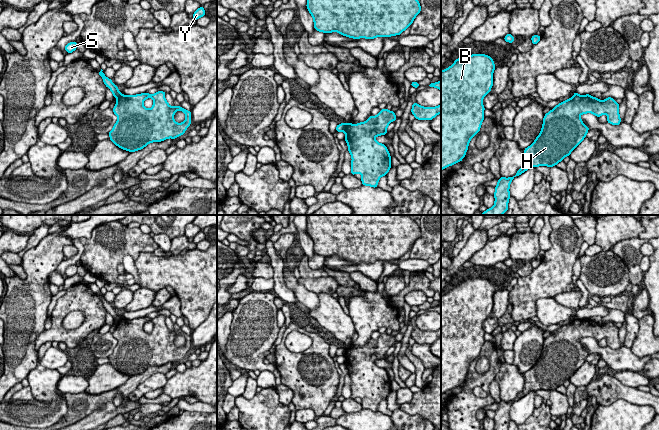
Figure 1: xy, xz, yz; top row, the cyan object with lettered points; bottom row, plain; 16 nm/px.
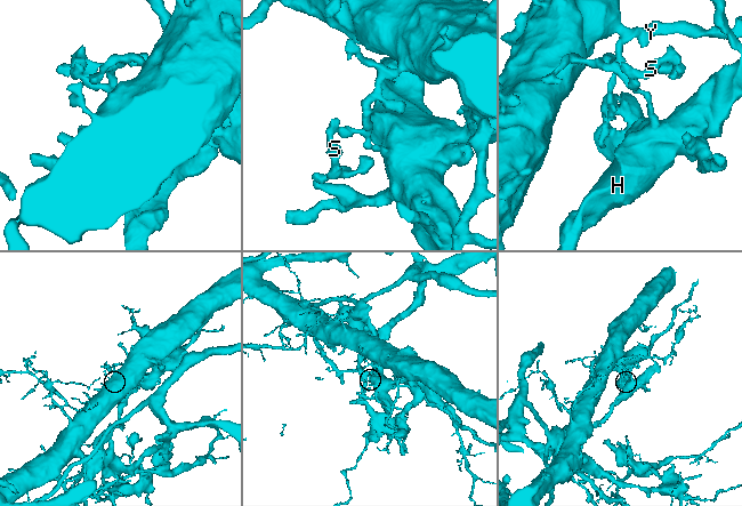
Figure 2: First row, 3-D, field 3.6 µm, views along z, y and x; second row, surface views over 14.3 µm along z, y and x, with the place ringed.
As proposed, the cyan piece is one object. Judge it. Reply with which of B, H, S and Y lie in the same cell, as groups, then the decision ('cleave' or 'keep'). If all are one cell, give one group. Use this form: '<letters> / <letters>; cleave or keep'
B S Y / H; cleave

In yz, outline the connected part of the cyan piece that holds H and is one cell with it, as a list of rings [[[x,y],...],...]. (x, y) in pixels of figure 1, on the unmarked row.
[[[574,319],[566,325],[561,326],[544,339],[542,353],[535,365],[527,372],[524,373],[525,386],[524,389],[517,395],[513,401],[502,401],[498,404],[495,411],[495,426],[494,430],[508,430],[510,422],[510,407],[516,401],[527,395],[531,391],[538,390],[556,390],[557,387],[563,385],[566,380],[583,365],[589,355],[588,350],[583,348],[580,342],[581,338],[592,337],[598,342],[603,338],[607,339],[607,346],[612,349],[619,349],[621,347],[619,339],[619,328],[614,325],[612,321],[605,324],[599,324],[587,319]]]

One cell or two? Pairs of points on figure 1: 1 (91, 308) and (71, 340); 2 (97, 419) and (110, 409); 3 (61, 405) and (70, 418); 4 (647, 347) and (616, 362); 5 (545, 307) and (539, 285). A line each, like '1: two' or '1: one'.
1: one
2: one
3: two
4: two
5: two

